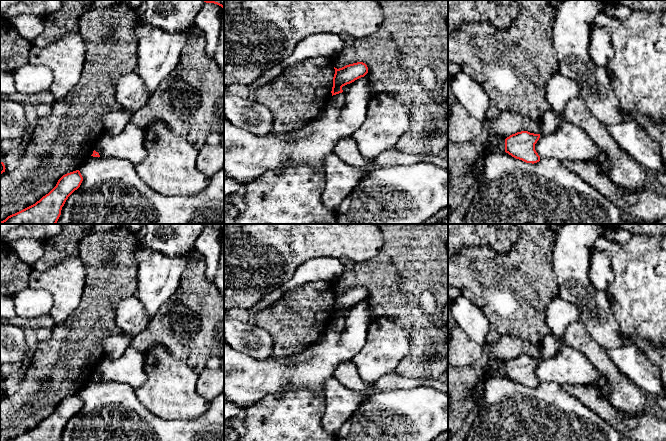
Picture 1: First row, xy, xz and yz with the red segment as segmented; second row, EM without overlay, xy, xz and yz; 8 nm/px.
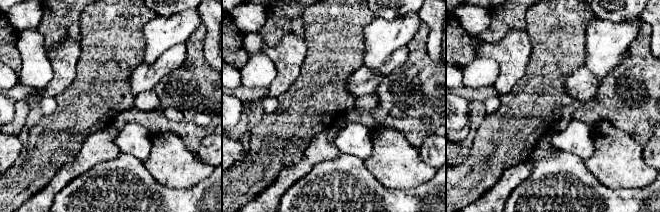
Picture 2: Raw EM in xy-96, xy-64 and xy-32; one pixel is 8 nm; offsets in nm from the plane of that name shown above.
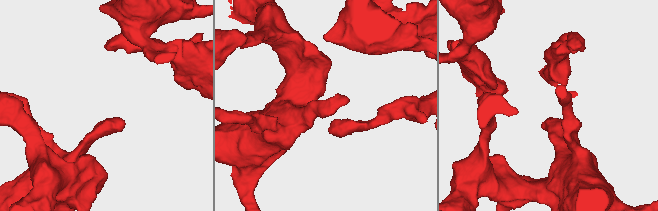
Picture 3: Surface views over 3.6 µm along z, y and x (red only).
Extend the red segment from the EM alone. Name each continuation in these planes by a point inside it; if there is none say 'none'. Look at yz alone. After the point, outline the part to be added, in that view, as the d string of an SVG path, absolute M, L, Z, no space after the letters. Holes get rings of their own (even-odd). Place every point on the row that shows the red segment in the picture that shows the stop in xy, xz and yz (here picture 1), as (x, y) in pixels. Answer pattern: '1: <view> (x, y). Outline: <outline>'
none

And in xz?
none

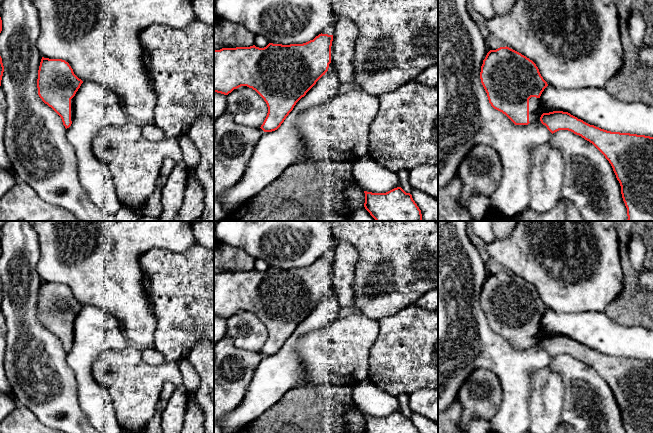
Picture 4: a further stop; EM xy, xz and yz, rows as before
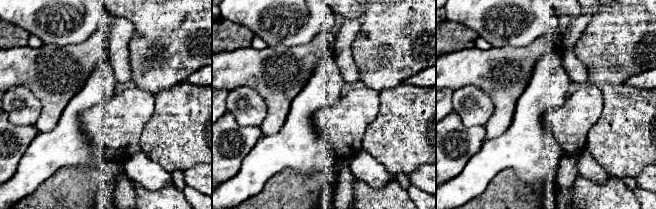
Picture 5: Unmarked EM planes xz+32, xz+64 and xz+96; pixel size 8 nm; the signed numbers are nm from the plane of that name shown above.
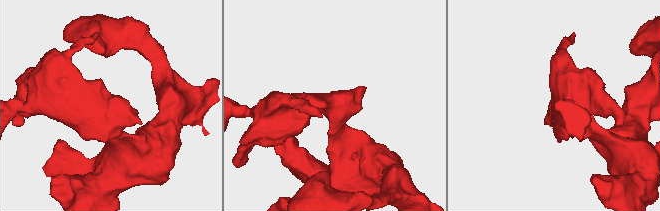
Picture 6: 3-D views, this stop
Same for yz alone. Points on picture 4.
1: yz (535, 111). Outline: M531 97L529 99L529 122L540 122L543 110L540 106L540 98Z

